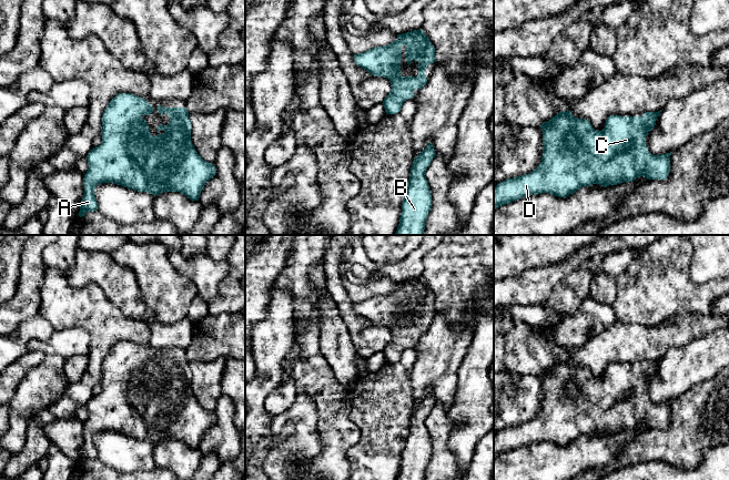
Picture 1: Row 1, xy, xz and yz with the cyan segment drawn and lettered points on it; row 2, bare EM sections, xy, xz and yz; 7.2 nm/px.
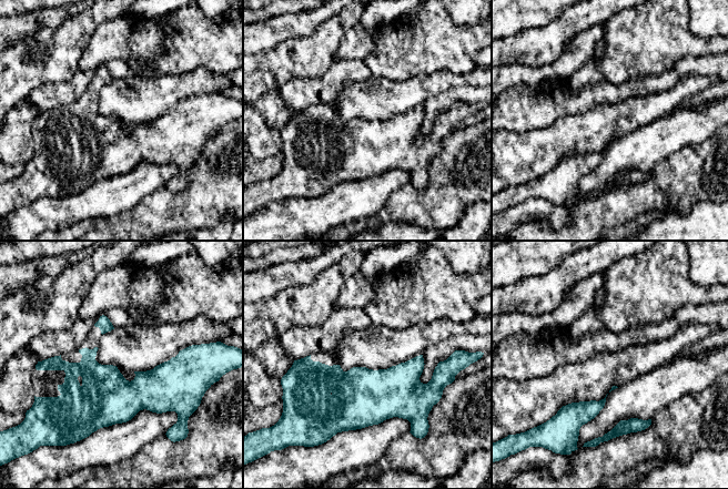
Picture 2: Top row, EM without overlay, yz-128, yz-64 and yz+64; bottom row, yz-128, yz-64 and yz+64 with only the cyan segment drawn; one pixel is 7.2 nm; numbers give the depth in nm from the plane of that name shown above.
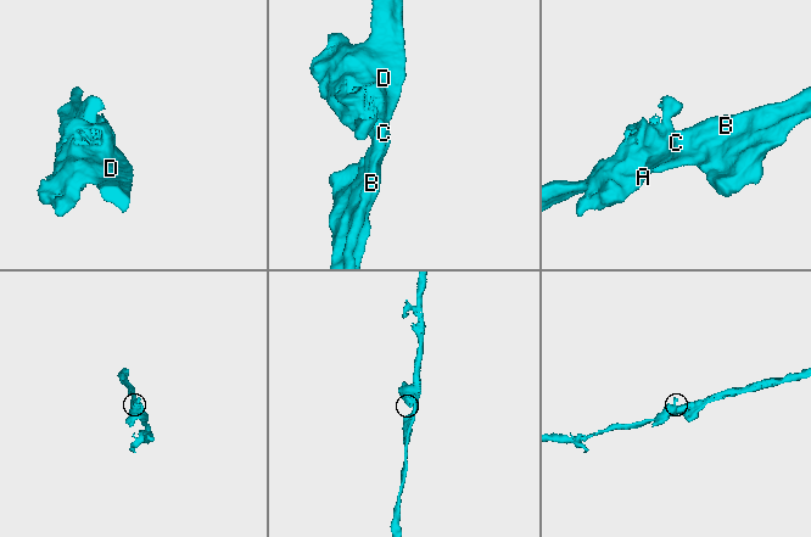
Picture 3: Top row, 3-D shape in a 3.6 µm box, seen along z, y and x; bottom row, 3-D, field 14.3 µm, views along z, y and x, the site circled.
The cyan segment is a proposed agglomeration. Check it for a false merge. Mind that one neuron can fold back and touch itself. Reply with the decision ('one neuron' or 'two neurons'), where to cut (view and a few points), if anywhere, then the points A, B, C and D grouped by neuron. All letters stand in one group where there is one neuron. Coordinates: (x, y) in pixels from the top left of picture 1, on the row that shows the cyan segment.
one neuron; no cut; A B C D

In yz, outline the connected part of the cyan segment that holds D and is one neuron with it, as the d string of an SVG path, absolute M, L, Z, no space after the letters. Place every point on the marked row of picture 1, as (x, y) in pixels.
M563 111L539 126L543 130L543 156L539 165L529 174L508 178L494 187L494 208L533 194L549 193L567 197L584 186L601 186L632 182L639 176L647 180L665 180L670 173L670 153L654 155L646 145L647 134L655 127L658 112L645 112L641 116L607 118L605 127L597 131L585 119L575 118L571 111Z

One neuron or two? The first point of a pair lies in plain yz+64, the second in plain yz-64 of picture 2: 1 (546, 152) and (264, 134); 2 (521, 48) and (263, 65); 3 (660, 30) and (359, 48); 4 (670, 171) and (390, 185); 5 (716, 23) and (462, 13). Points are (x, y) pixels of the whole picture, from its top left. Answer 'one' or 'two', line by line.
1: two
2: two
3: two
4: two
5: one

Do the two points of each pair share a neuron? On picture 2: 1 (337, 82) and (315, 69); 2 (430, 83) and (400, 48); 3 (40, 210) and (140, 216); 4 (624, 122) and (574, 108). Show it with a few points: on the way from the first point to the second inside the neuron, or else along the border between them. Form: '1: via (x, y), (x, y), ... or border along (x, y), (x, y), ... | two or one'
1: border along (333, 59), (330, 67), (320, 77), (299, 78) | two
2: border along (447, 69), (420, 73), (396, 81) | two
3: border along (139, 201), (129, 210), (108, 218) | two
4: border along (610, 104), (594, 103), (582, 112), (559, 118) | two

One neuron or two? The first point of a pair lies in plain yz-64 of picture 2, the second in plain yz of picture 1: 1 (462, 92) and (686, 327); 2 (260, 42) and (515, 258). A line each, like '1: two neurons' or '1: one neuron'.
1: two neurons
2: two neurons

